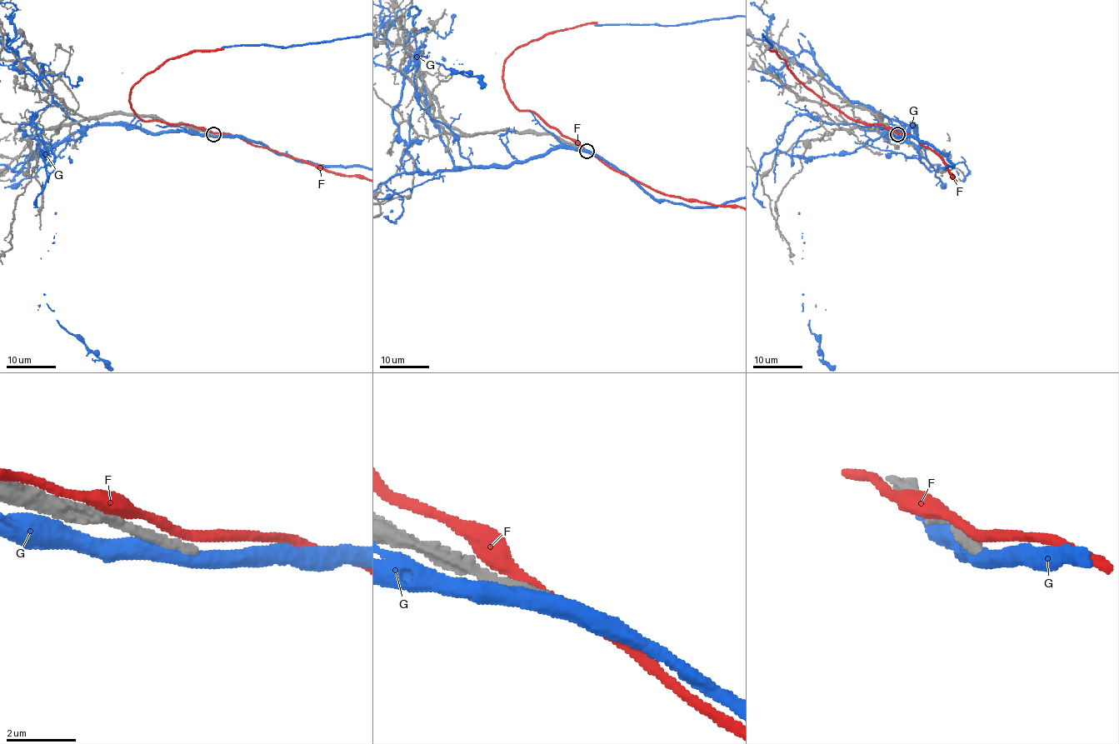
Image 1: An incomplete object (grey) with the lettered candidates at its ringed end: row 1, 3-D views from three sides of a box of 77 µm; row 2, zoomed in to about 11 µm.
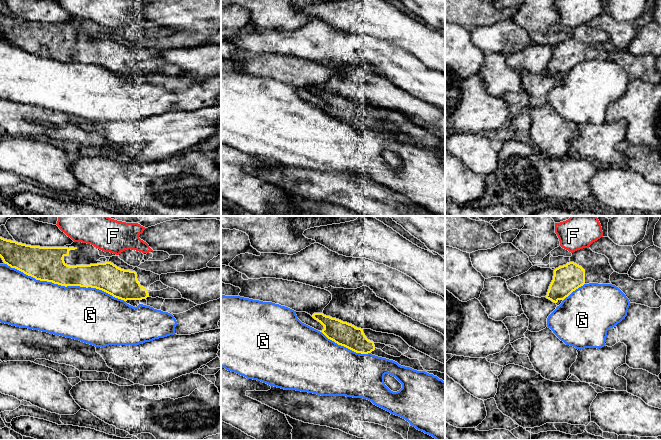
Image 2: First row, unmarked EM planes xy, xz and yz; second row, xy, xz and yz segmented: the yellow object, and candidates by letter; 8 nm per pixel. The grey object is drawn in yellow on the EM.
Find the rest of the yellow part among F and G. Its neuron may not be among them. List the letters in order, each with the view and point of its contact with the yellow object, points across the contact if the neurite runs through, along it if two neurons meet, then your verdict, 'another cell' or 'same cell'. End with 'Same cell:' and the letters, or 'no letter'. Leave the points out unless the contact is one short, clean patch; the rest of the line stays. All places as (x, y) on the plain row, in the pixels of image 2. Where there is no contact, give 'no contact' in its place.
F: no contact | another cell
G: xy (65, 62) | another cell
Same cell: no letter

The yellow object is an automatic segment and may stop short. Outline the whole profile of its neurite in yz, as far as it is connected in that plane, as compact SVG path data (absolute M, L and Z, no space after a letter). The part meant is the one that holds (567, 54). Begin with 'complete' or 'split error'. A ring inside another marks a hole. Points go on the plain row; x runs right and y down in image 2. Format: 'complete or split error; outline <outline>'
split error; outline M590 24L577 26L572 29L569 39L554 46L546 74L557 79L584 60L611 60L609 55L613 48L605 31Z

